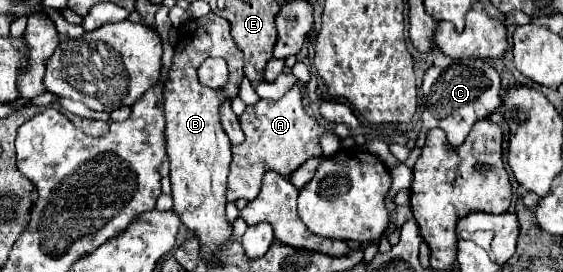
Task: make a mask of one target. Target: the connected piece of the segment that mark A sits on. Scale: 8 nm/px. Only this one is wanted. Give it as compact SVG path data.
M297 85L279 101L261 99L257 105L249 105L245 113L239 115L239 123L245 133L245 141L241 145L233 145L227 201L237 201L241 197L253 201L259 195L261 179L267 171L277 171L279 175L289 177L307 159L323 157L319 139L325 129L305 111L301 103L301 89Z

